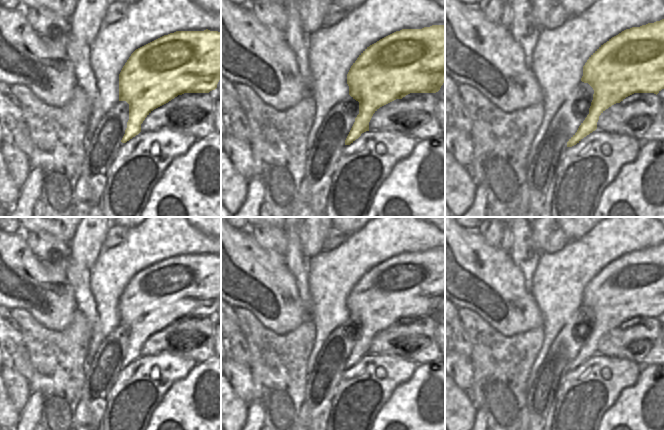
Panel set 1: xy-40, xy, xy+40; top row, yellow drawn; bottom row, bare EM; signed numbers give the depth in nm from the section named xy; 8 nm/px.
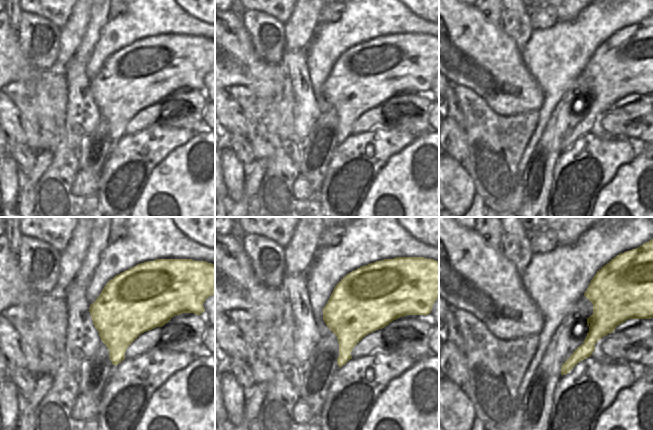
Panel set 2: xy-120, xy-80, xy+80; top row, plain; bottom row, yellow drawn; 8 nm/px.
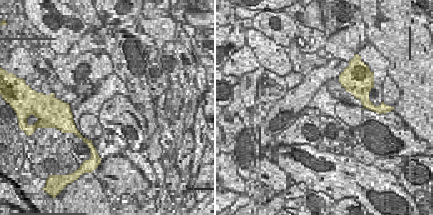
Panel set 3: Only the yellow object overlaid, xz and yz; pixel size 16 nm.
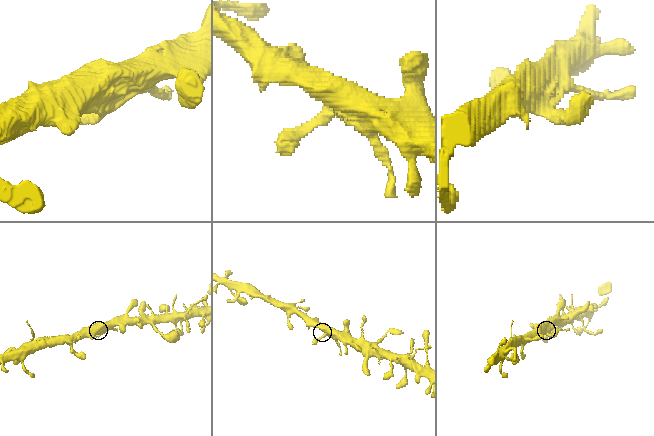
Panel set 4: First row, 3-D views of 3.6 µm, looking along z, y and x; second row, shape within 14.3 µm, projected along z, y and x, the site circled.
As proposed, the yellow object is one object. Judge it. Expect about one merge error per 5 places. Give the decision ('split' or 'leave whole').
leave whole

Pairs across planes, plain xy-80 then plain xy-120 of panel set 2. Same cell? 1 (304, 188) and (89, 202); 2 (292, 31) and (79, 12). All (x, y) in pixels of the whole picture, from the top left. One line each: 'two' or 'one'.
1: two
2: one

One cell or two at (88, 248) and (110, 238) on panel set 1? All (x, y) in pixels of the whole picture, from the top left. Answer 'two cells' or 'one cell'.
two cells

